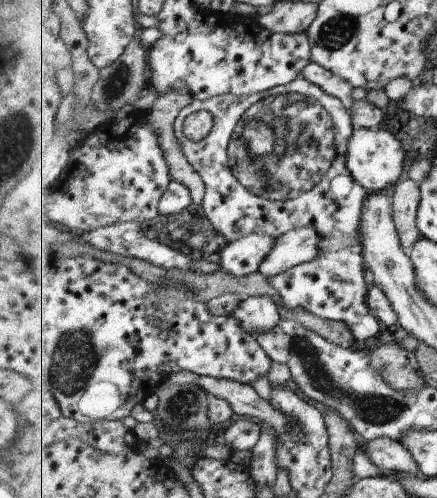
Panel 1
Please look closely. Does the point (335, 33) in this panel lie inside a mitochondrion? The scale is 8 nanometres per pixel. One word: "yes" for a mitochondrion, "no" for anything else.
yes

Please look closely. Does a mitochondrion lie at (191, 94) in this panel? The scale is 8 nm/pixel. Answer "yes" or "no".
no

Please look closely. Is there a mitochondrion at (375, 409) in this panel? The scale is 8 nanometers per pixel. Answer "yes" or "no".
yes

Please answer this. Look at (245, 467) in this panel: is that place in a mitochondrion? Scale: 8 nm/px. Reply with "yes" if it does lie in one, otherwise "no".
no

